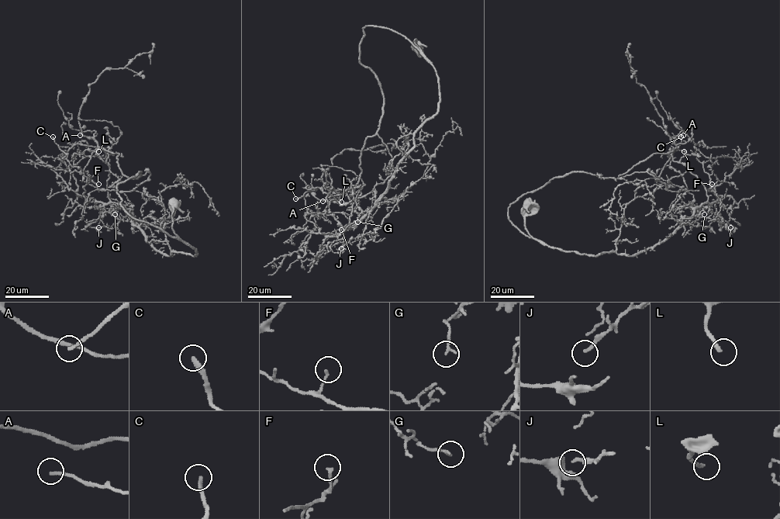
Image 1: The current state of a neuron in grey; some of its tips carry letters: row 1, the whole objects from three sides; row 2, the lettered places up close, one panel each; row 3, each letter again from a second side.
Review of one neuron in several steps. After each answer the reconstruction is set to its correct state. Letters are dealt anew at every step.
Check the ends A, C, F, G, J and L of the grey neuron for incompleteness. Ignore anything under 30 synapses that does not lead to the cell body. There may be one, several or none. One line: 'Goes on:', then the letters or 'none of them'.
Goes on: A, C, L

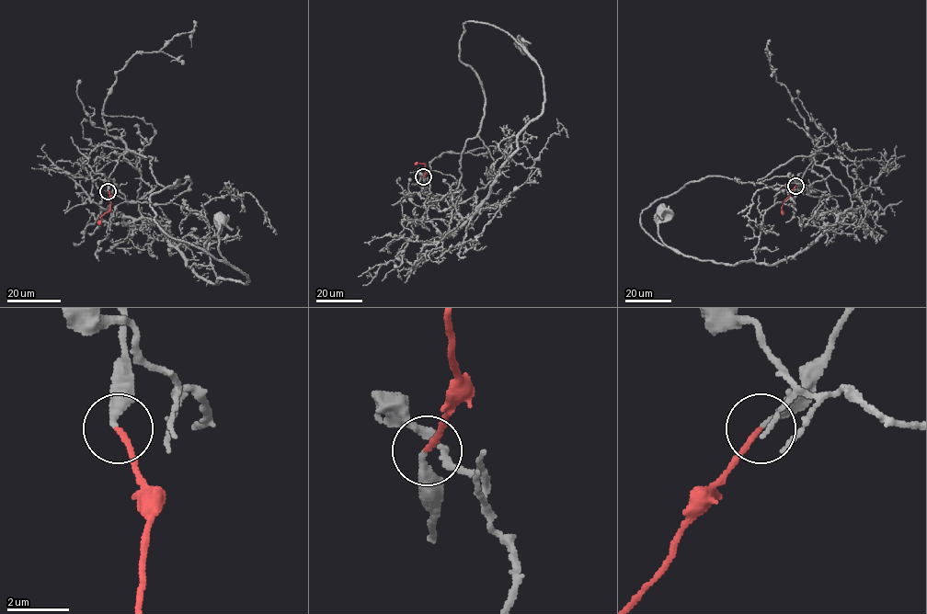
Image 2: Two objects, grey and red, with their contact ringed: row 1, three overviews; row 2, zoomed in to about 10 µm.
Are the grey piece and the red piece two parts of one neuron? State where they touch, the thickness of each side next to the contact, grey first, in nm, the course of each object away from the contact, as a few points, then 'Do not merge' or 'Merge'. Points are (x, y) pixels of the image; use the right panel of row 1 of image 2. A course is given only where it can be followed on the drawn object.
Place: (795, 186). Thickness 220 nm (grey) against 160 nm. Course of grey: (796, 185), (818, 152), (756, 183), (708, 176), (661, 197), (643, 210), (641, 224), (666, 245), (663, 210). Course of red: (796, 186), (783, 202), (783, 214). Merge

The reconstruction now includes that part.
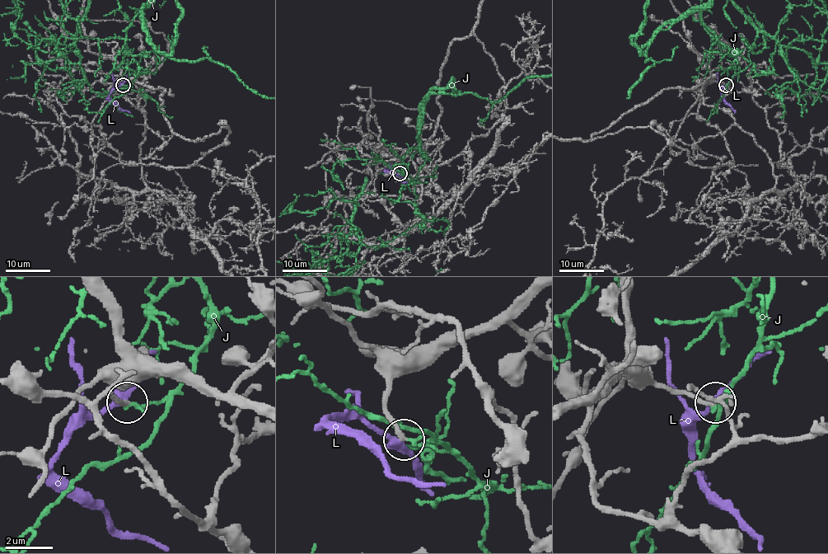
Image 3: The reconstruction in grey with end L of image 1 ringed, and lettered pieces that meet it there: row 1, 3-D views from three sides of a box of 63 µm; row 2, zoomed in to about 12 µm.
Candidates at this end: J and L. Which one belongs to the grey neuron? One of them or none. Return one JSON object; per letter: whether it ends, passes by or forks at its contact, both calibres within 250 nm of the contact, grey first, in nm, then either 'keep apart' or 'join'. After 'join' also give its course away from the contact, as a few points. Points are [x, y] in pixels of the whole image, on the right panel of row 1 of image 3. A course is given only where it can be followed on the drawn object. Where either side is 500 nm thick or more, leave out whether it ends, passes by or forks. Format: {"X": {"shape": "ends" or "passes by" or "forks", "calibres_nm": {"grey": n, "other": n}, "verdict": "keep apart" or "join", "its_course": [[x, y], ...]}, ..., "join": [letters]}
{"J": {"shape": "ends", "calibres_nm": {"grey": 220, "other": 150}, "verdict": "keep apart"}, "L": {"shape": "passes by", "calibres_nm": {"grey": 220, "other": 320}, "verdict": "keep apart"}, "join": []}

